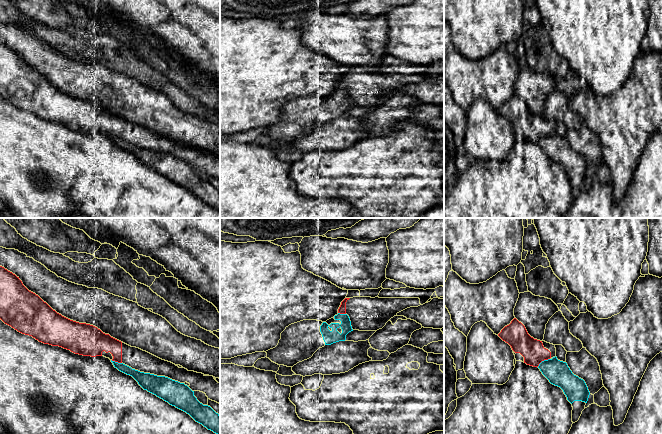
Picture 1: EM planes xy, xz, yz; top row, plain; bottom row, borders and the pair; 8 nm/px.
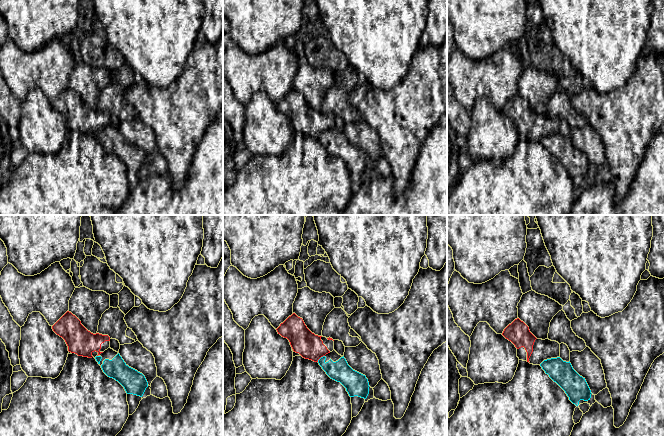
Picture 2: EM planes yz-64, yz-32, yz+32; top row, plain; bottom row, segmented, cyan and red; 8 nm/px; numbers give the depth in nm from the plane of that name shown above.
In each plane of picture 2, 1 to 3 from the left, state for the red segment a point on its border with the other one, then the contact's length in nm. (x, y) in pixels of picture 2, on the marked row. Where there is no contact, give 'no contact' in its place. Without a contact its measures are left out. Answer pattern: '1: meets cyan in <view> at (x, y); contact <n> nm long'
1: no contact
2: meets cyan in yz-32 at (320, 358); contact 80 nm long
3: no contact

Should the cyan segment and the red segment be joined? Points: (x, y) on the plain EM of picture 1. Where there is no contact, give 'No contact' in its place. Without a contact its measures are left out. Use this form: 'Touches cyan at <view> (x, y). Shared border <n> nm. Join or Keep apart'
Touches cyan at yz (543, 137). Shared border 120 nm. Keep apart

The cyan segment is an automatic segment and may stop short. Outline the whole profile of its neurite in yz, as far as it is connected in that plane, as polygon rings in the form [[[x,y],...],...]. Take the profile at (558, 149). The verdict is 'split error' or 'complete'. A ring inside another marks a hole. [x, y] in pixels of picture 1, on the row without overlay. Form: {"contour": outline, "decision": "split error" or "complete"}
{"contour": [[[555,132],[542,137],[538,144],[551,160],[563,166],[571,180],[574,177],[587,179],[590,168],[585,157],[574,151],[566,138],[558,136]]], "decision": "complete"}

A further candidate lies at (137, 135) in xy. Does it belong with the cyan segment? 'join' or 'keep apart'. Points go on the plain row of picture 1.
keep apart

